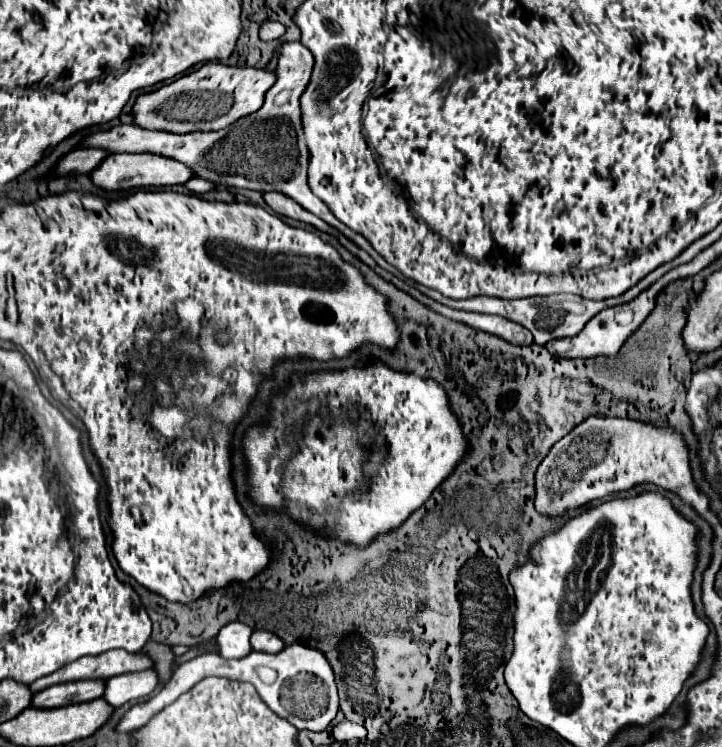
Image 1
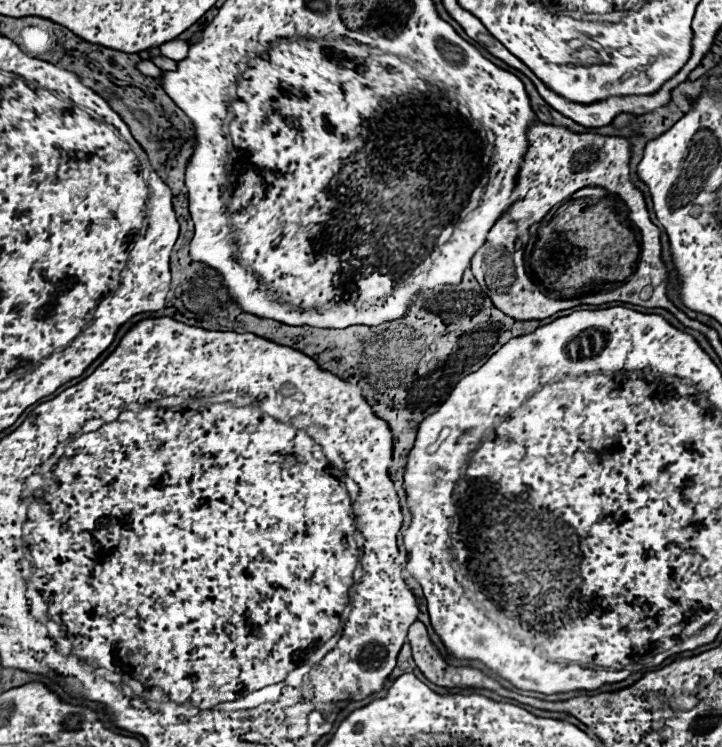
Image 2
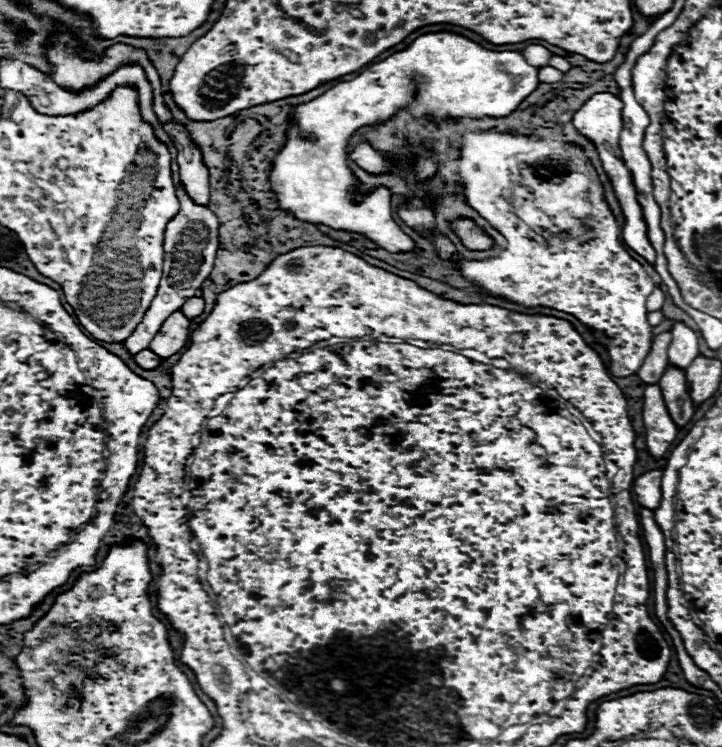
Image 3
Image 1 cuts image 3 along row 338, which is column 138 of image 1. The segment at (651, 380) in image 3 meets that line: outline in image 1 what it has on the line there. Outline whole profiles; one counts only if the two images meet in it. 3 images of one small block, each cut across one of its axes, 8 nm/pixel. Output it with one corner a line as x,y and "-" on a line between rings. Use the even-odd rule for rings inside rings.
104,652
104,656
84,656
76,662
64,664
60,672
52,672
30,684
34,692
40,692
48,686
72,682
72,680
108,680
126,672
140,672
152,668
152,660
146,654
130,654
130,652

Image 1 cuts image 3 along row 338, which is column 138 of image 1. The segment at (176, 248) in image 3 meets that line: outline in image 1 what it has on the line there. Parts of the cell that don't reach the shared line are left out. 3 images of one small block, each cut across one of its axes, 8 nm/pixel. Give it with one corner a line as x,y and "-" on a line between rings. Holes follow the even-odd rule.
284,42
280,48
280,58
276,66
276,84
268,90
264,106
246,116
238,122
226,126
218,132
188,132
188,134
170,134
170,132
150,132
136,126
116,126
106,132
96,132
88,138
84,138
82,146
96,146
108,152
152,152
170,156
174,160
180,160
188,164
198,178
208,178
214,182
220,182
224,188
246,188
246,190
258,190
258,192
284,192
296,202
300,202
306,210
322,218
324,222
336,226
344,236
348,236
352,242
360,244
382,268
392,272
394,276
400,274
396,268
392,268
370,244
364,240
358,232
352,232
346,224
340,224
332,212
328,212
328,206
312,194
308,188
308,148
304,140
302,120
300,120
300,96
304,88
308,86
310,72
312,72
314,56
304,48
304,44
296,42

